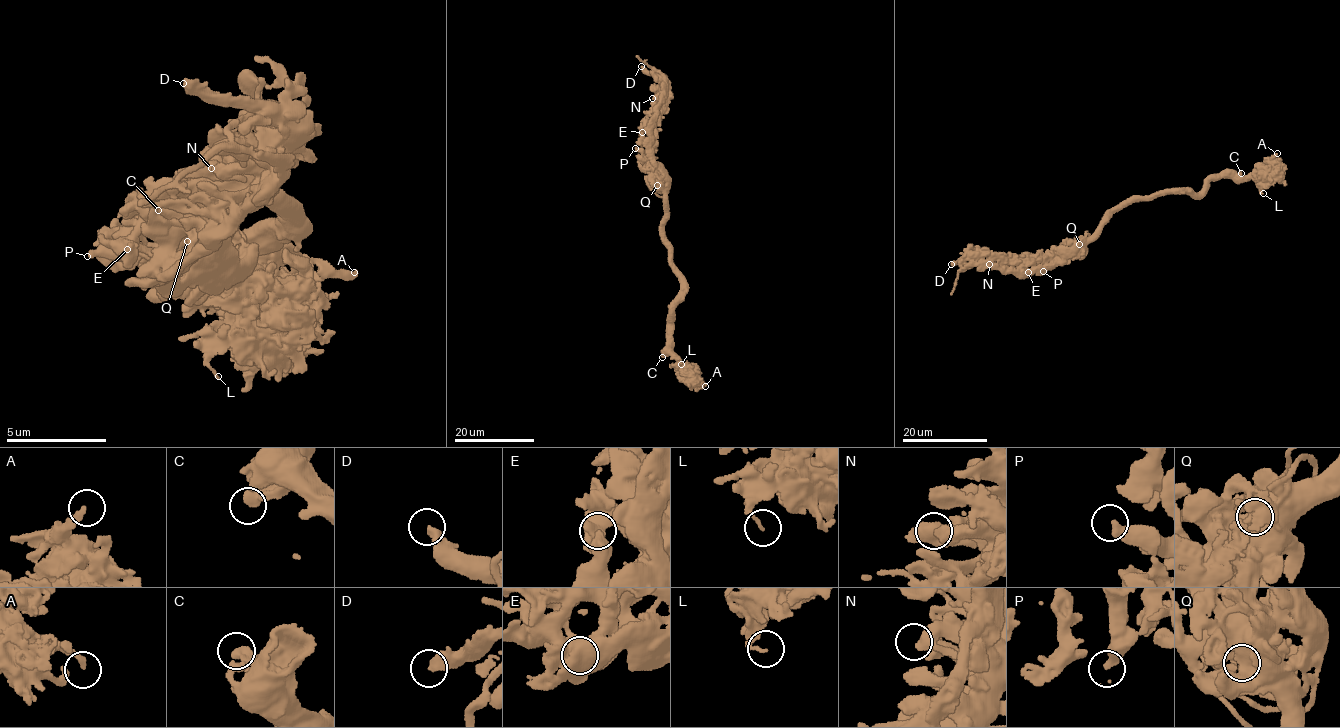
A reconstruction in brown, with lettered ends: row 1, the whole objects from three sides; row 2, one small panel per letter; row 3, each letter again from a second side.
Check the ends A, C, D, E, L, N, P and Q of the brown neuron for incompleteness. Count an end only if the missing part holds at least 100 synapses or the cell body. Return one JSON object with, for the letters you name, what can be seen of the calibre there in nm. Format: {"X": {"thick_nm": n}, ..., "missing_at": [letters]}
{"D": {"thick_nm": 440}, "missing_at": ["D"]}

